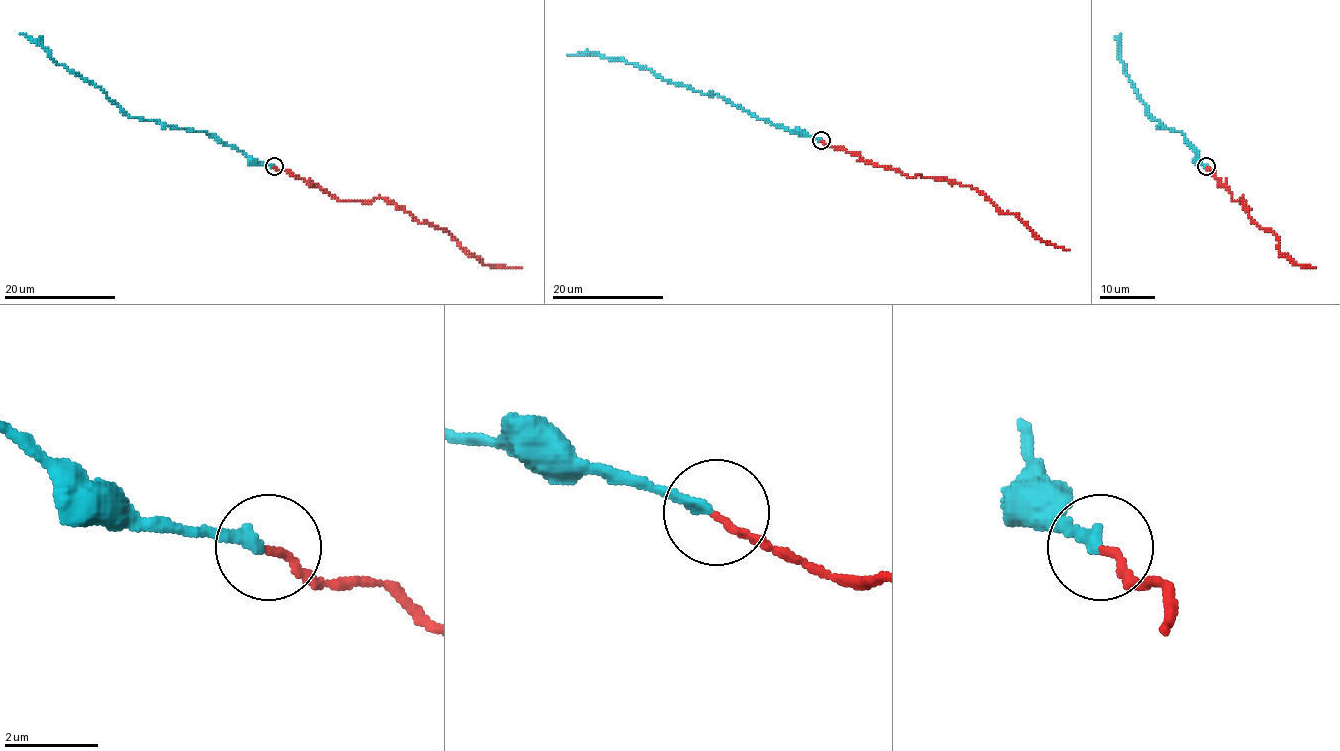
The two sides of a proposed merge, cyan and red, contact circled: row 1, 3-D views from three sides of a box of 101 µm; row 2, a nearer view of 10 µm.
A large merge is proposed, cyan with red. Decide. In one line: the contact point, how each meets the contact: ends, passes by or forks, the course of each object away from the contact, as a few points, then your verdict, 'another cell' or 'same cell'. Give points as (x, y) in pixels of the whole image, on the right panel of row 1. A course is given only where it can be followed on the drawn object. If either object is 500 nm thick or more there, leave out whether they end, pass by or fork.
at (1206, 166); cyan ends there; red ends there; cyan runs (1206, 167), (1178, 130), (1161, 128), (1159, 121), (1150, 116), (1124, 72), (1118, 48), (1119, 33); red runs (1206, 167), (1234, 200), (1242, 197), (1250, 221), (1269, 229), (1278, 240), (1278, 252), (1316, 268); same cell

